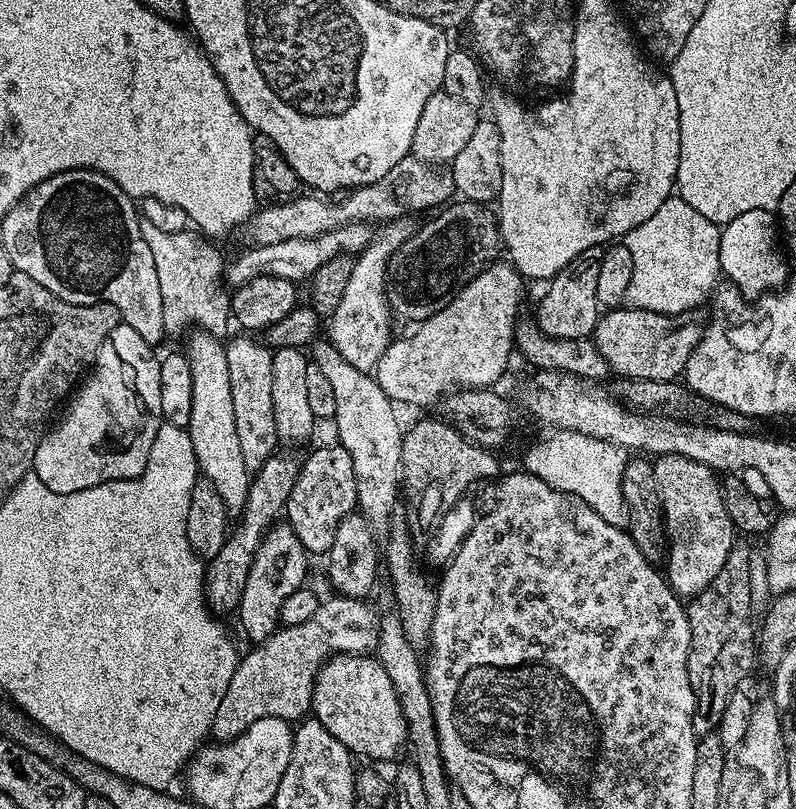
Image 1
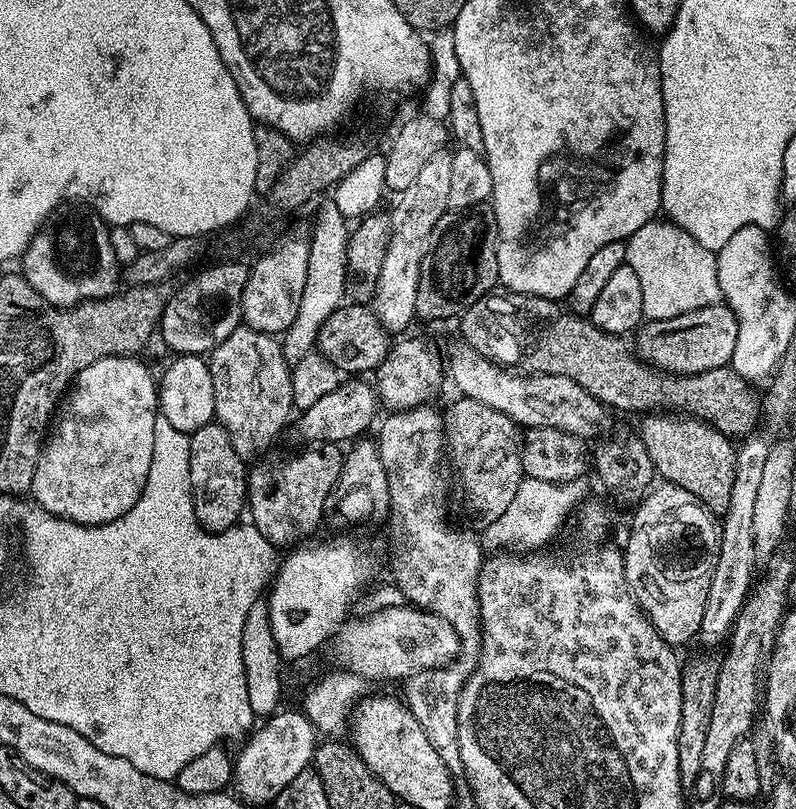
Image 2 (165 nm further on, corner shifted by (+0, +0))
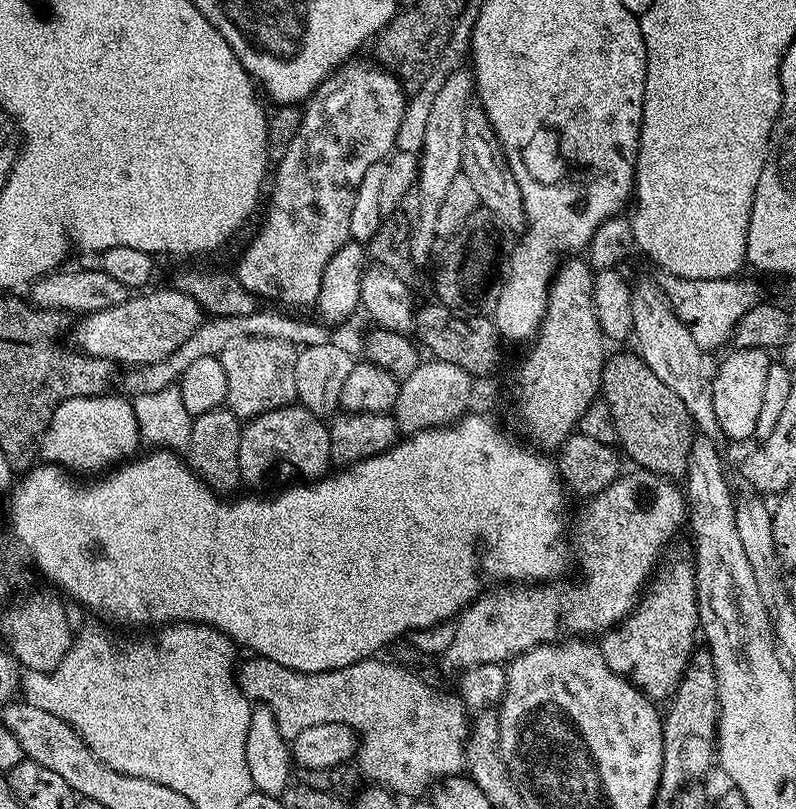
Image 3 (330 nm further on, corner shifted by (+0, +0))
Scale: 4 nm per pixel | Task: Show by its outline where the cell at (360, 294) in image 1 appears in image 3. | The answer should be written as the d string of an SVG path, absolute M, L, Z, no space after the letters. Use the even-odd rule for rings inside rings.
M468 70L458 71L449 71L449 76L445 75L442 79L427 119L424 146L418 153L418 171L414 187L421 199L421 209L414 217L409 238L408 254L412 264L424 264L428 255L429 260L433 255L438 244L438 206L442 206L442 198L446 198L446 189L449 188L450 182L454 182L454 178L461 172L462 134L466 130L466 110L474 100L474 76Z

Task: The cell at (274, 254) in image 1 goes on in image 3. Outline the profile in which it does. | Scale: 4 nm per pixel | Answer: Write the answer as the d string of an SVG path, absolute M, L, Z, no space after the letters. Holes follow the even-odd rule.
M170 286L161 292L147 292L129 295L126 302L113 308L87 313L76 328L75 347L86 356L110 360L116 366L147 366L174 354L174 350L178 350L178 346L200 328L200 304L194 297Z

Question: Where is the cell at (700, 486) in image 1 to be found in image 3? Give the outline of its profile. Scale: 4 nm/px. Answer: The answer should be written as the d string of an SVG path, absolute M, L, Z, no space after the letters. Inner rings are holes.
M672 560L668 565L657 567L646 591L641 595L635 609L615 628L609 628L599 637L598 647L604 655L604 661L610 670L626 674L649 700L653 702L667 701L679 686L684 671L694 655L692 643L698 640L700 615L698 614L698 598L696 597L696 569L693 561Z

